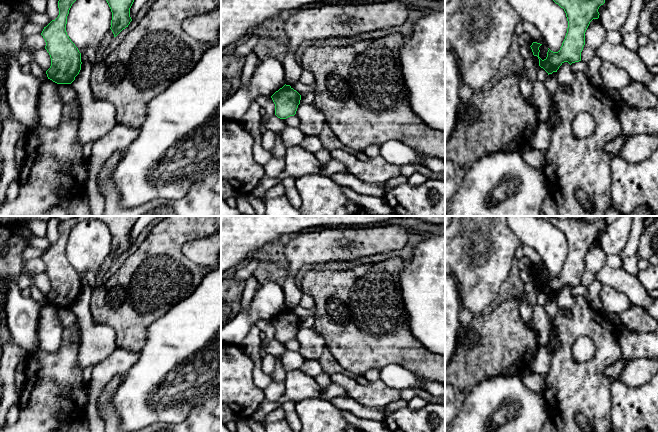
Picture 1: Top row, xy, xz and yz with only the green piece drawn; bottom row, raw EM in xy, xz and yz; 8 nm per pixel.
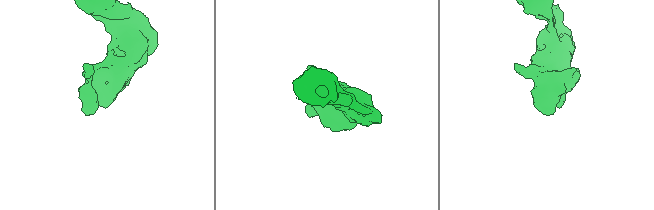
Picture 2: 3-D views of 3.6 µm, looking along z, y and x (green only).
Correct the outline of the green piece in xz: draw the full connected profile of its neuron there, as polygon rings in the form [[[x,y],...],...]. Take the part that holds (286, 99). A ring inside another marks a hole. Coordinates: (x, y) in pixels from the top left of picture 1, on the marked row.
[[[285,84],[271,98],[275,104],[275,115],[280,119],[286,119],[296,114],[301,95],[290,85]]]

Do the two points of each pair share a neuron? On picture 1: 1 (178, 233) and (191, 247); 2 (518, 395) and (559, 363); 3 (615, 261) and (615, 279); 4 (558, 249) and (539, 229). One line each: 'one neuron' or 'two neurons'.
1: two neurons
2: two neurons
3: two neurons
4: one neuron

